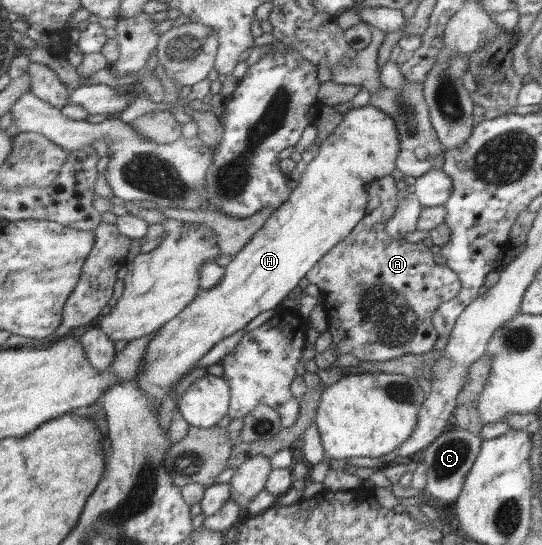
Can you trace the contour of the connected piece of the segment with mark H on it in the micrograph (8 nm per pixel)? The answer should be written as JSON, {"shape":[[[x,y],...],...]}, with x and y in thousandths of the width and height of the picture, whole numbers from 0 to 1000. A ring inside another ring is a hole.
{"shape":[[[675,191],[649,196],[579,275],[577,290],[565,301],[563,312],[548,334],[539,338],[539,350],[528,371],[517,374],[467,429],[439,466],[426,472],[426,481],[413,490],[413,505],[387,532],[365,530],[365,539],[332,576],[314,585],[284,611],[266,646],[264,672],[247,701],[277,728],[284,750],[295,747],[299,732],[321,710],[321,703],[347,677],[362,668],[395,631],[446,606],[467,583],[491,569],[506,569],[528,547],[539,543],[539,532],[550,516],[601,468],[614,450],[631,442],[672,398],[679,372],[677,343],[681,336],[720,321],[729,308],[729,292],[736,275],[736,255],[727,217],[703,200]]]}

